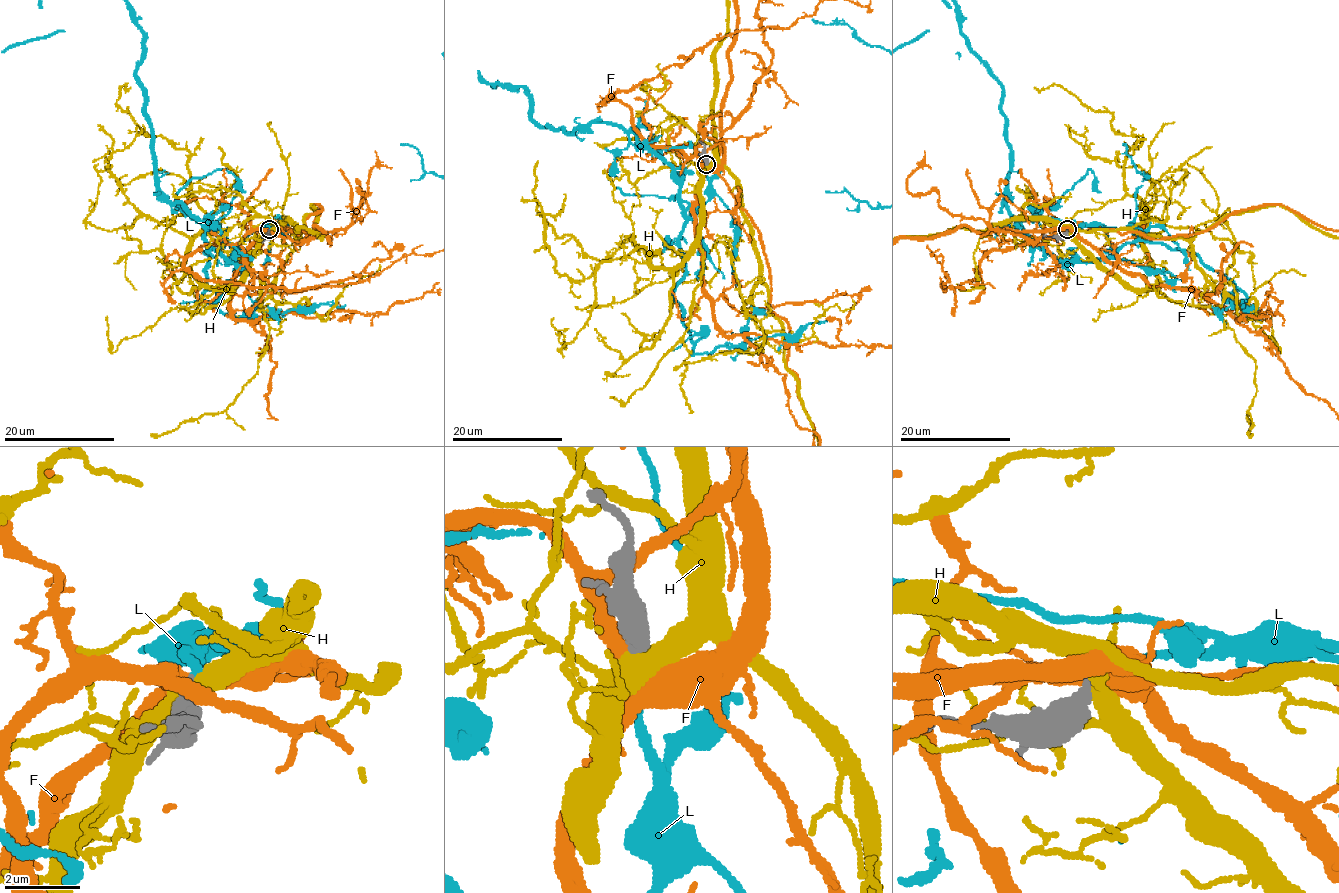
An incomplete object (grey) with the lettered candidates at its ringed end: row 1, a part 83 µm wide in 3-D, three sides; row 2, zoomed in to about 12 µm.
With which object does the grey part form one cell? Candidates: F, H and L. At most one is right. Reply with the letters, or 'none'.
L

